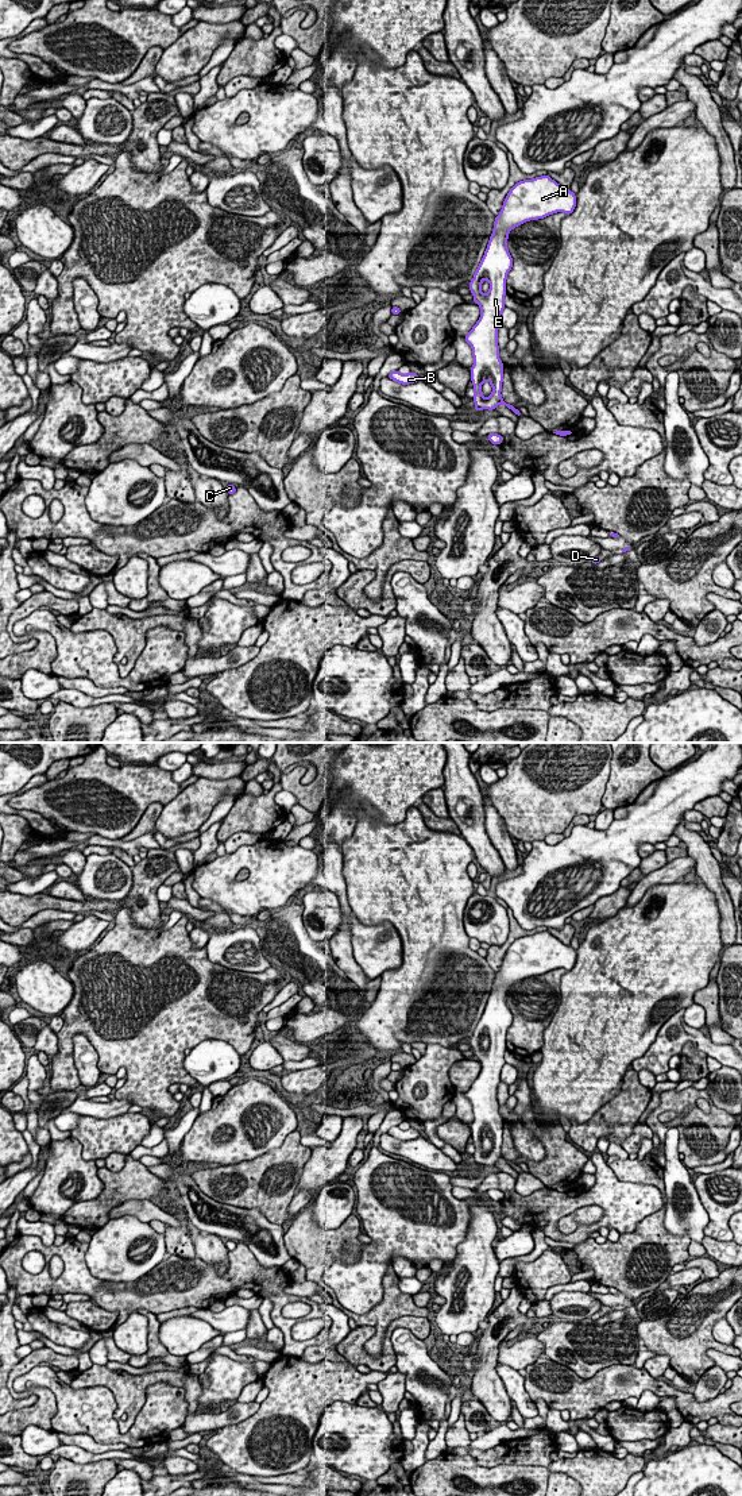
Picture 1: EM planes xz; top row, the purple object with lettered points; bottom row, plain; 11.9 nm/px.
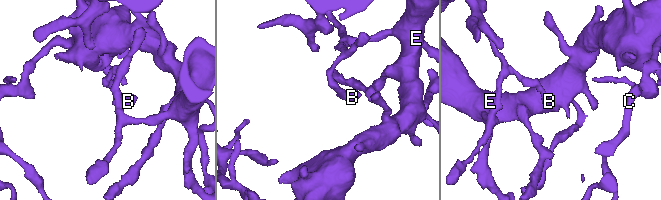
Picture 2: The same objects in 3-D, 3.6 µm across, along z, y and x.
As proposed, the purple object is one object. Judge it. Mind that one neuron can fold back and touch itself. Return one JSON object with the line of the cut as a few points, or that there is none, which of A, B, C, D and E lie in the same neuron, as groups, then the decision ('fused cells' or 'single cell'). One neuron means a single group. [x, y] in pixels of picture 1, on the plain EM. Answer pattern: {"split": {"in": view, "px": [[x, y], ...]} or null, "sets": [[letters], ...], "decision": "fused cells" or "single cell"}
{"split": null, "sets": [["A", "B", "C", "D", "E"]], "decision": "single cell"}

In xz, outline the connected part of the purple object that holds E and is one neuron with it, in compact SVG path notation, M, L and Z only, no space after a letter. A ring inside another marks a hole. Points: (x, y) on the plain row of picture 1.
M548 930L517 938L507 949L501 969L495 972L494 986L487 1005L469 1037L474 1059L480 1063L480 1073L464 1096L472 1104L474 1121L471 1137L474 1140L475 1167L495 1167L502 1160L518 1173L522 1169L502 1156L503 1118L499 1114L498 1084L505 1061L507 1029L513 1023L513 1014L507 1006L509 988L515 983L564 968L571 971L576 963L576 951L563 944ZM488 1137L492 1149L484 1154L482 1140Z

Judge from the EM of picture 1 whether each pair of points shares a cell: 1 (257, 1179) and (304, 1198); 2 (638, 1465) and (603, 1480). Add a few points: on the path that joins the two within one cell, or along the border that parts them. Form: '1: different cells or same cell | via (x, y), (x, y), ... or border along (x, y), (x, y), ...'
1: different cells | border along (297, 1192), (288, 1209), (290, 1215)
2: same cell | via (630, 1465), (611, 1475)

